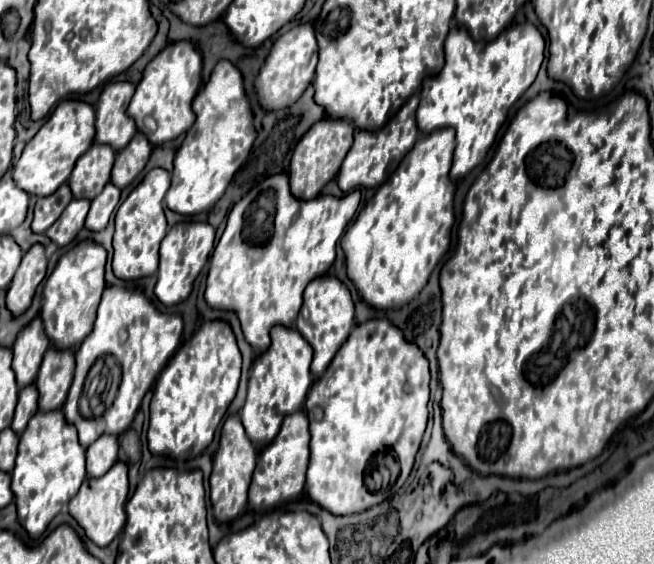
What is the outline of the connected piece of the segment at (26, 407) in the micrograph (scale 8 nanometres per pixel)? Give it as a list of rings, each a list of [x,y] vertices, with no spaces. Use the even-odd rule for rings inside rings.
[[[29,384],[29,386],[19,390],[19,402],[17,402],[17,408],[15,408],[15,416],[13,416],[11,428],[17,434],[21,434],[23,428],[27,426],[29,418],[35,412],[37,412],[37,388],[35,388],[35,384]]]

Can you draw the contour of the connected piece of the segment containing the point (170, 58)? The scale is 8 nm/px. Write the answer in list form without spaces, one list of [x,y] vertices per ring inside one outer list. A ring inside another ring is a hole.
[[[187,40],[171,42],[145,66],[143,78],[137,84],[135,96],[127,112],[135,120],[137,128],[151,140],[151,144],[159,146],[191,128],[191,124],[195,122],[191,102],[199,86],[201,86],[201,54]],[[151,120],[155,122],[155,128],[151,126]]]

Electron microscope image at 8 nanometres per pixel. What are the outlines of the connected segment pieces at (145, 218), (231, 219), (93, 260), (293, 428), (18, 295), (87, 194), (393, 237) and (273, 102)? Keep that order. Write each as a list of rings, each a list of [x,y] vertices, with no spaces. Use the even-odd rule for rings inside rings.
[[[153,168],[145,178],[131,190],[125,202],[115,214],[115,234],[113,234],[113,272],[117,278],[135,280],[151,276],[157,272],[159,264],[159,244],[167,234],[167,220],[163,214],[163,196],[169,190],[169,172],[163,168]]]
[[[275,174],[251,188],[229,212],[227,226],[209,258],[209,274],[205,300],[211,308],[233,310],[241,320],[245,340],[259,352],[269,348],[269,330],[275,324],[293,326],[303,302],[305,286],[325,274],[335,260],[335,244],[345,226],[355,216],[361,194],[353,190],[343,198],[317,196],[313,200],[297,200],[290,191],[289,176]],[[267,188],[275,190],[273,234],[267,244],[253,246],[241,238],[243,214],[249,204]]]
[[[83,240],[59,258],[53,274],[47,278],[43,286],[41,320],[45,326],[45,334],[57,348],[75,350],[91,332],[101,292],[105,288],[105,262],[105,248],[93,240]]]
[[[303,410],[285,416],[279,434],[263,448],[249,486],[249,506],[255,512],[265,512],[283,500],[293,500],[303,490],[305,470],[309,462],[309,420]]]
[[[33,244],[17,268],[13,282],[7,290],[7,308],[17,316],[25,312],[33,300],[33,294],[47,274],[47,256],[43,244]]]
[[[95,142],[77,162],[69,178],[75,198],[93,200],[111,178],[115,150],[107,144]]]
[[[453,128],[435,130],[419,140],[341,238],[347,276],[369,306],[387,310],[413,300],[447,252],[453,226],[453,186],[449,184],[453,150]]]
[[[299,24],[279,36],[255,80],[255,88],[259,94],[259,102],[265,110],[275,110],[275,108],[287,108],[287,104],[293,104],[311,84],[315,76],[315,66],[317,66],[317,40],[311,24]]]

